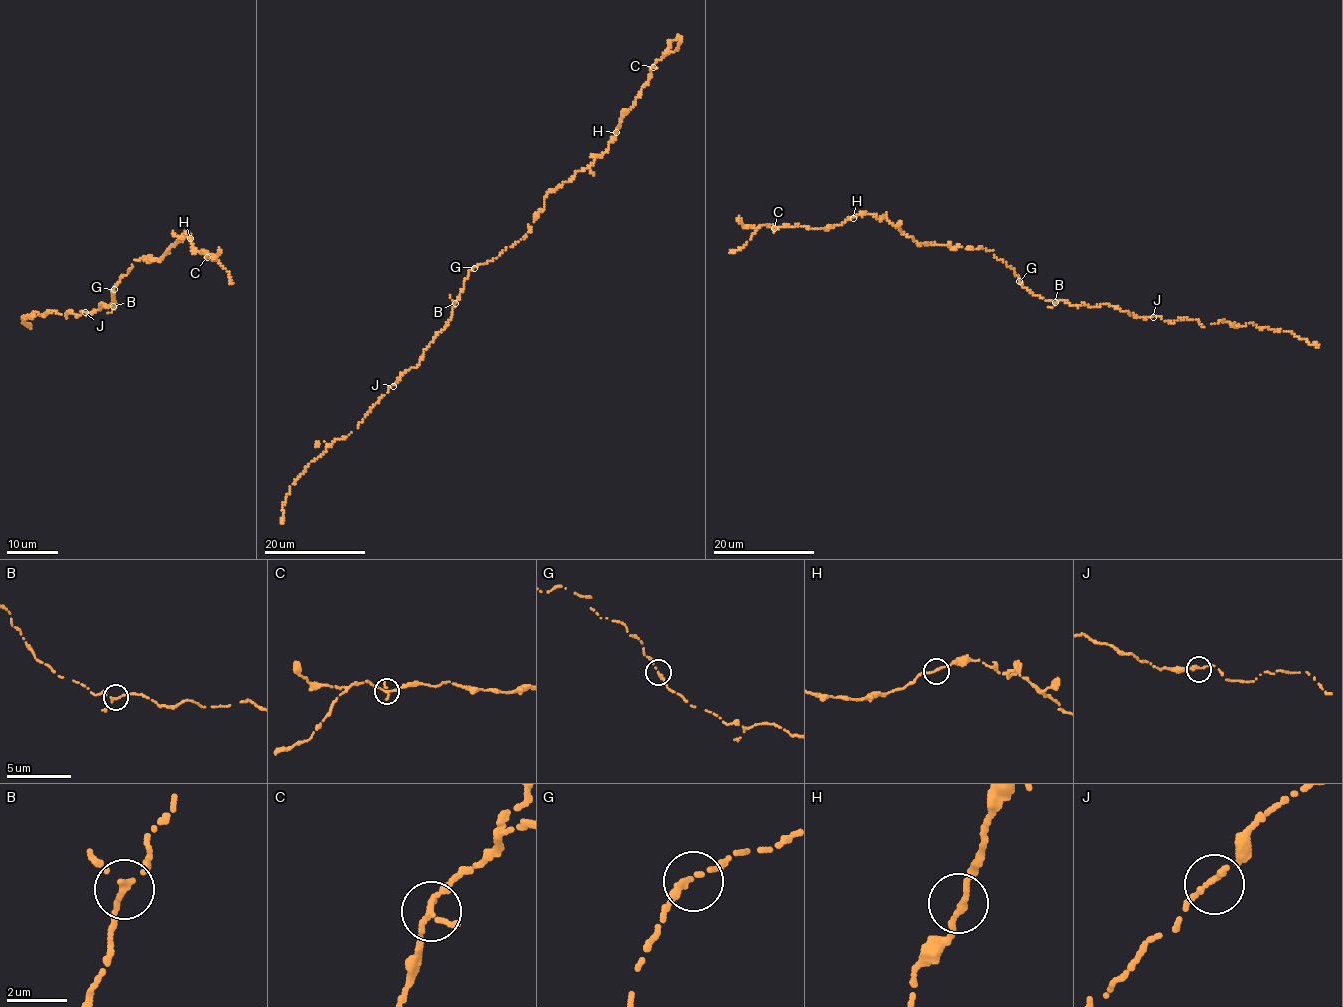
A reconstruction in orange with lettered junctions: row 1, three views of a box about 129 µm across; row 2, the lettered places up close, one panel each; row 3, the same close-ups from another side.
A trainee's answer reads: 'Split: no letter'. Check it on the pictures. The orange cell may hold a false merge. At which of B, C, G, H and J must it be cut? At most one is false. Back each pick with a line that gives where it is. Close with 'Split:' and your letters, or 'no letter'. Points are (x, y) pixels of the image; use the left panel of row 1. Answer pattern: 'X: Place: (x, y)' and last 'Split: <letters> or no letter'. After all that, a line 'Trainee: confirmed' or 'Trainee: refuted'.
Split: no letter
Trainee: confirmed

